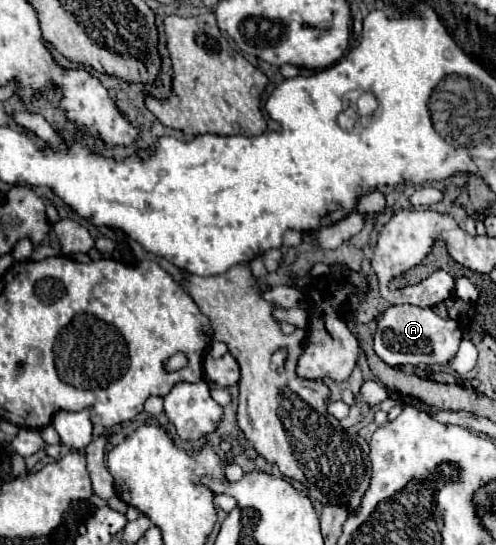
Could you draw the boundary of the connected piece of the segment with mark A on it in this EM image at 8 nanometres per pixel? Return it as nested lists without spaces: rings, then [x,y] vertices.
[[[391,305],[377,319],[375,353],[387,365],[447,365],[461,343],[461,331],[453,319],[443,319],[431,309],[413,305]]]

